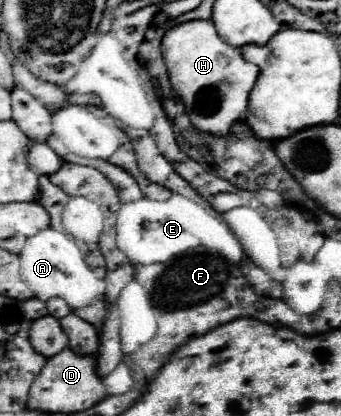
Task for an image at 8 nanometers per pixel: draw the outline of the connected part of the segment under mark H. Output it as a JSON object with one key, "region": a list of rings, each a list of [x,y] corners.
{"region":[[[188,21],[188,23],[176,25],[174,29],[170,29],[164,35],[162,53],[164,53],[166,67],[168,67],[168,77],[170,77],[172,89],[182,99],[182,103],[186,105],[186,111],[190,115],[192,125],[204,133],[210,133],[210,135],[218,135],[218,137],[228,135],[232,125],[248,109],[248,95],[250,95],[258,75],[260,75],[260,67],[246,61],[242,57],[240,47],[232,47],[226,41],[222,41],[220,35],[216,33],[216,27],[212,21]]]}

